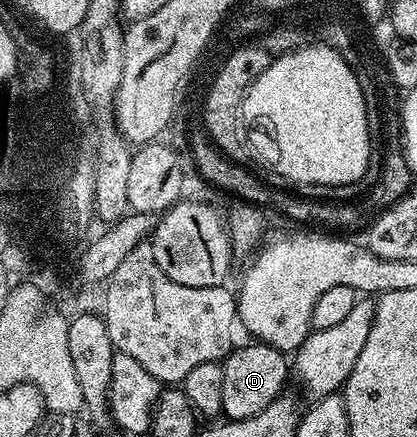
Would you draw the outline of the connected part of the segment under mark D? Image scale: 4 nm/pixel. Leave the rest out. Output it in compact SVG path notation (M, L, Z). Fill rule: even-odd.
M253 341L252 346L237 345L232 353L224 359L222 365L222 414L225 419L235 420L249 418L251 414L262 412L273 400L281 397L284 381L290 378L290 362L286 359L285 351L267 346L265 342Z

